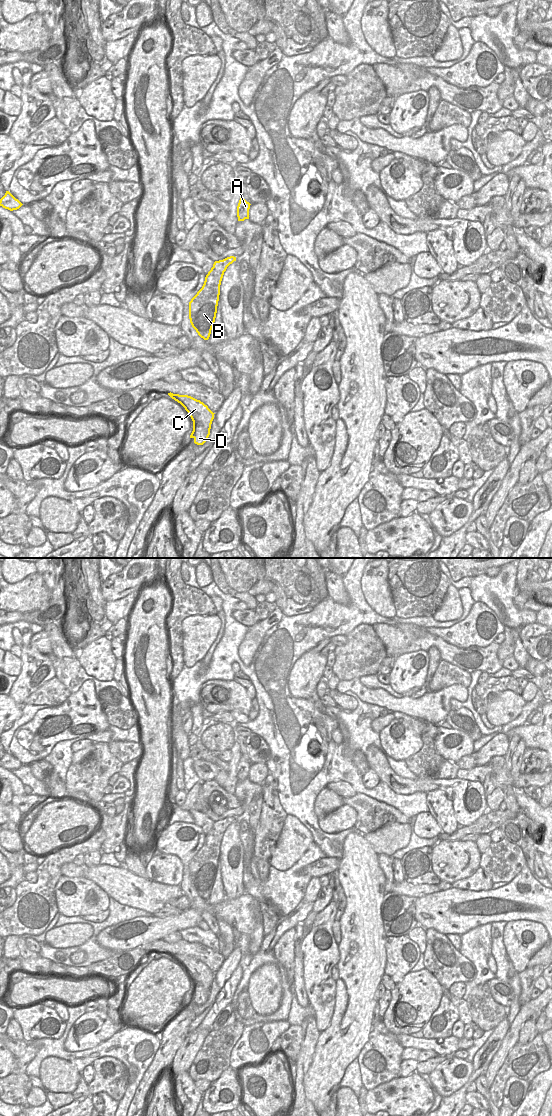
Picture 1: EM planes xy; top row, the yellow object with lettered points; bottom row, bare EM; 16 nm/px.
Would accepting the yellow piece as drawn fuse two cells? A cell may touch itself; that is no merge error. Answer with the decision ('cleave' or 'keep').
cleave

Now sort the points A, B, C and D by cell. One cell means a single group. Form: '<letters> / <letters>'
A B D / C

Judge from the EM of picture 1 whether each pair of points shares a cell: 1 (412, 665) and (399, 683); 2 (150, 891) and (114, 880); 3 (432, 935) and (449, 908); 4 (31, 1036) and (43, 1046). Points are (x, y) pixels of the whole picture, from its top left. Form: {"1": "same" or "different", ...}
{"1": "same", "2": "same", "3": "different", "4": "different"}

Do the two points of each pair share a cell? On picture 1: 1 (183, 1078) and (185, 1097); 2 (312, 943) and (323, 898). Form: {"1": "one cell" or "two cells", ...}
{"1": "one cell", "2": "two cells"}

